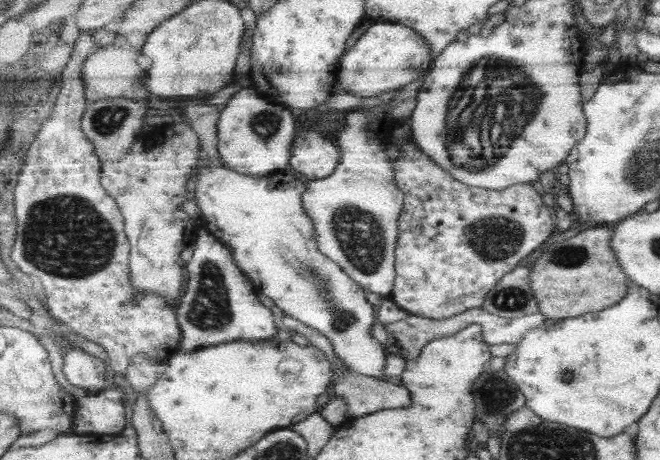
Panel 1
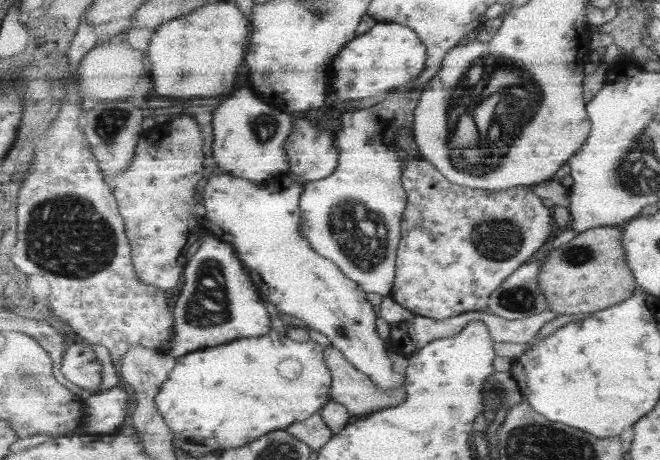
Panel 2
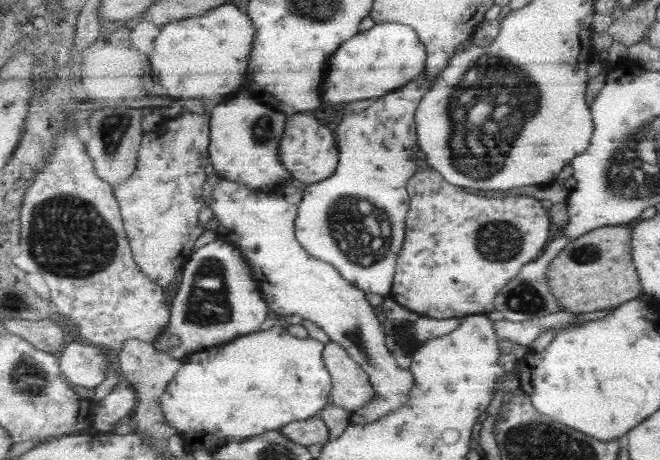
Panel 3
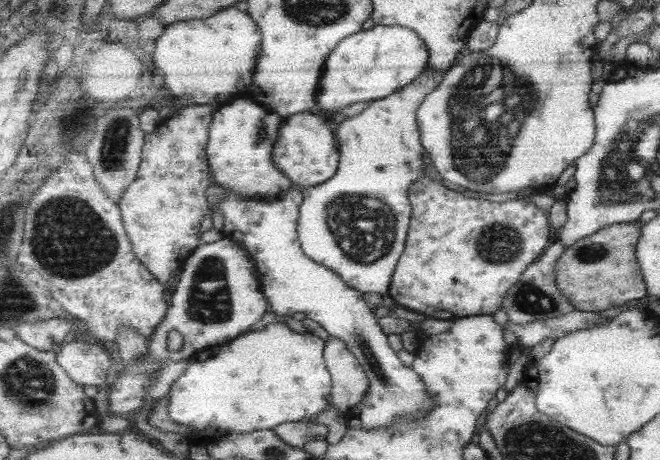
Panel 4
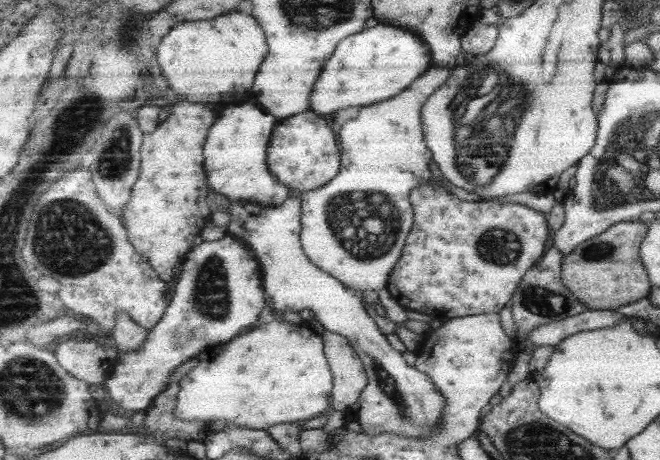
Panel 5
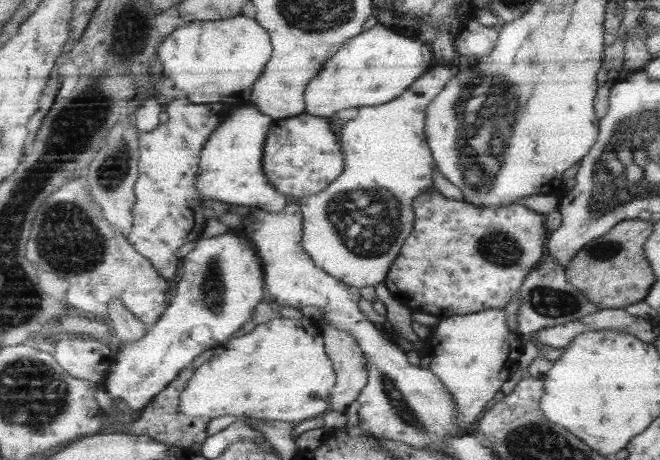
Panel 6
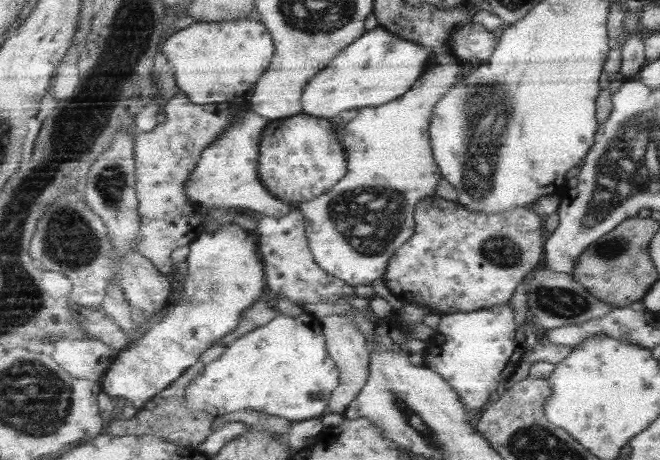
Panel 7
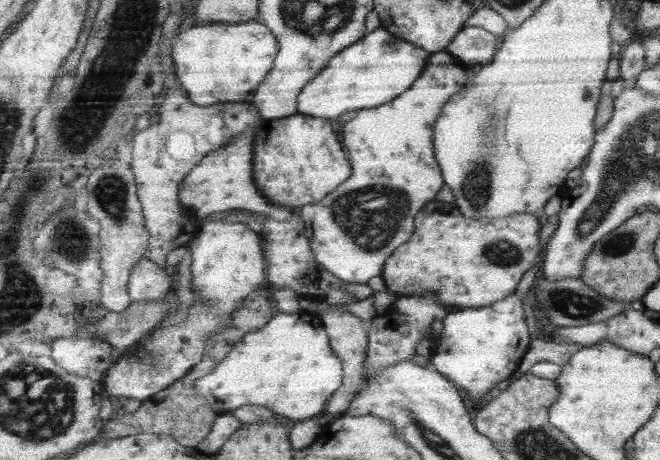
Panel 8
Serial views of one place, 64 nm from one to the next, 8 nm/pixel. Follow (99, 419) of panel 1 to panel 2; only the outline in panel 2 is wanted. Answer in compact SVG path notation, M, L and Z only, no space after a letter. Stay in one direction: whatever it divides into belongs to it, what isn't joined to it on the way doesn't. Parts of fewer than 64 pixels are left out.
M121 382L106 391L101 391L84 399L83 408L85 434L117 434L121 427L129 422L125 416L127 405L131 403L131 394Z

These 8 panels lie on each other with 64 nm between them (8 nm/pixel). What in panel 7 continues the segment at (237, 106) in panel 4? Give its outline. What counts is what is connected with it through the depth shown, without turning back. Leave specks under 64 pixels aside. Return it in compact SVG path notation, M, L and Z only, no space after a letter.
M250 106L245 109L243 116L237 123L229 125L221 137L217 137L212 146L201 154L198 168L189 178L187 193L191 201L198 206L211 206L227 208L227 206L239 206L239 208L251 208L261 214L269 214L274 217L284 217L292 212L287 202L281 202L276 194L265 186L260 177L261 138L268 128L269 118L261 116Z

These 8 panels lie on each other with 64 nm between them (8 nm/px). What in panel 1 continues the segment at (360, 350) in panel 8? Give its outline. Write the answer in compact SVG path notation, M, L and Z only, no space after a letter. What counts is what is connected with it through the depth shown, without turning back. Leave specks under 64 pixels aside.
M345 364L343 368L332 368L334 372L331 396L343 397L347 401L348 418L362 417L381 409L409 408L413 404L411 391L400 381L378 379L371 375L365 375L353 370Z

